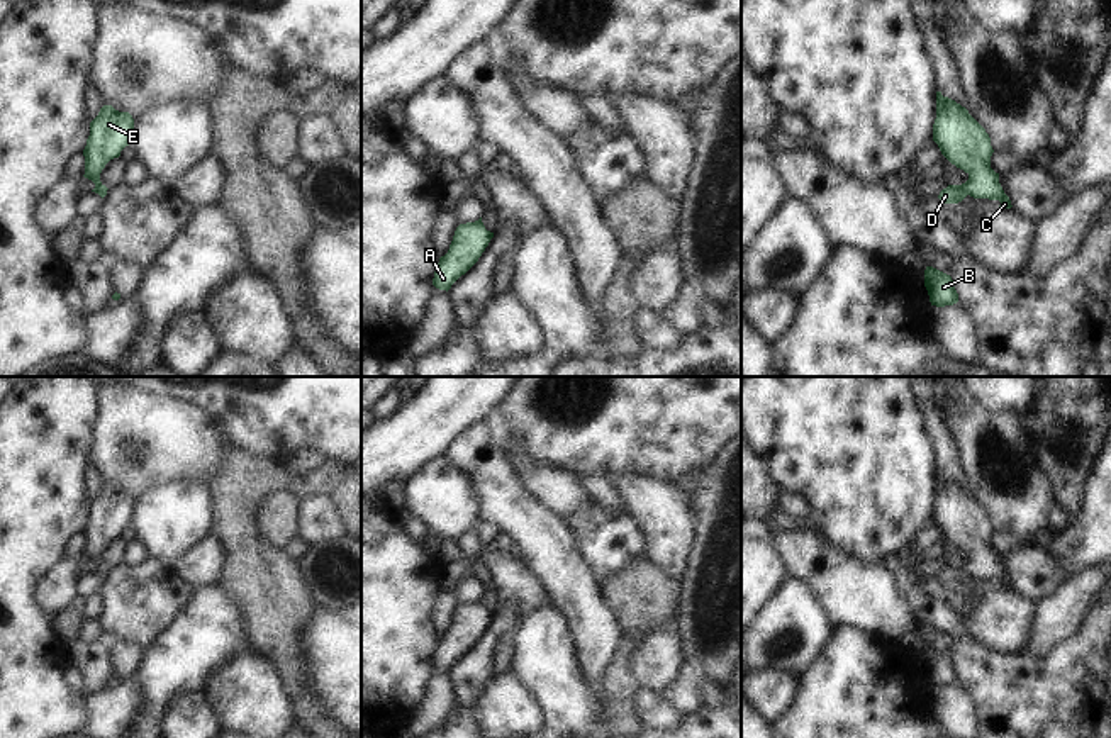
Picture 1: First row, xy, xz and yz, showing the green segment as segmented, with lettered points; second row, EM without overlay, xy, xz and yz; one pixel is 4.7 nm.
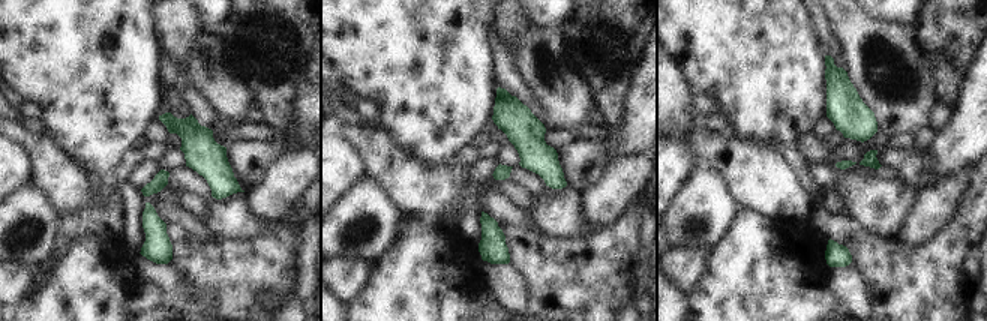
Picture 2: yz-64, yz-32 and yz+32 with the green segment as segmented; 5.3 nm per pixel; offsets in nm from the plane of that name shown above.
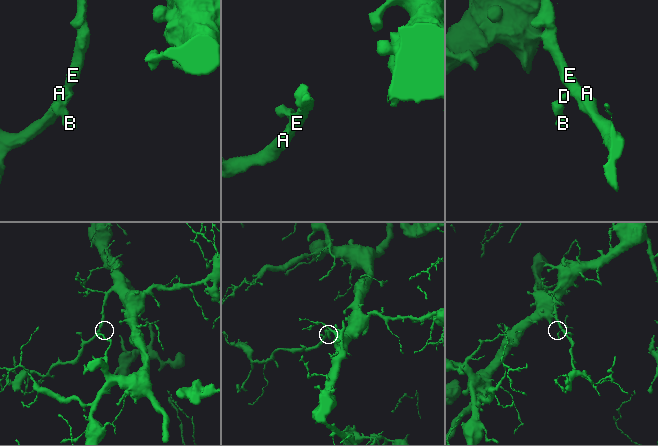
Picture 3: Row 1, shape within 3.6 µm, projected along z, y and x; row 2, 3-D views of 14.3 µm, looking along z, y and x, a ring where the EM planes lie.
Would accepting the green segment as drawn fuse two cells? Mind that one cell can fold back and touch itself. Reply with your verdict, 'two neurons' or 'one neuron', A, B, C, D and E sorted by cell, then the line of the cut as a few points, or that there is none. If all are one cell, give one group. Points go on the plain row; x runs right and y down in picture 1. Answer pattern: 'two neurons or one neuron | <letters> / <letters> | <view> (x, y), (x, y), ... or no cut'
one neuron | A B C D E | no cut

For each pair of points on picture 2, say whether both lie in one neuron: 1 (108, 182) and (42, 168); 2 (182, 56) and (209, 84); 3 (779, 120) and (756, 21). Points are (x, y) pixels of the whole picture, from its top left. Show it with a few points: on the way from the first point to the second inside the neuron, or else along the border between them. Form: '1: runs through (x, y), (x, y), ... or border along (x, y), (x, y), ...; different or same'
1: runs through (92, 189), (74, 189), (59, 176); same
2: border along (203, 29), (192, 41), (186, 72); different
3: runs through (779, 96), (756, 51), (756, 45); same

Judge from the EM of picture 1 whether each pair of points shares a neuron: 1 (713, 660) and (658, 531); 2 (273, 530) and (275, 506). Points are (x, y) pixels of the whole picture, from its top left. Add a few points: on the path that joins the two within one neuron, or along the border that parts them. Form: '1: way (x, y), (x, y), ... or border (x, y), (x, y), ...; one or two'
1: border (694, 542), (687, 567), (679, 579); two
2: way (275, 525), (275, 511); one

